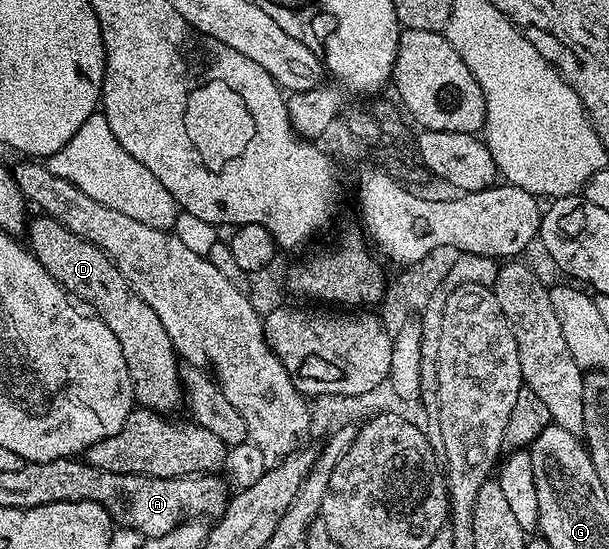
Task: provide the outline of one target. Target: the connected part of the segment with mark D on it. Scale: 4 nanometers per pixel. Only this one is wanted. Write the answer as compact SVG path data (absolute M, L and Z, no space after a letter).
M42 213L36 216L36 219L34 216L26 224L26 246L36 261L67 290L67 294L80 304L88 303L83 305L98 315L101 321L105 321L113 337L121 341L121 353L125 353L125 365L129 365L136 404L151 411L175 413L185 399L181 360L175 354L173 341L169 341L169 333L165 333L165 325L161 325L157 313L145 305L145 301L117 269L115 262L97 244L77 237L77 233L53 217Z

